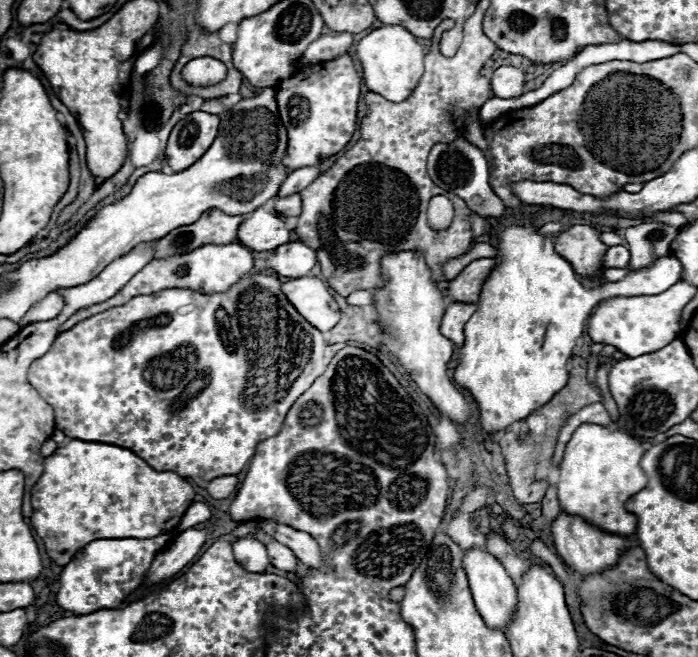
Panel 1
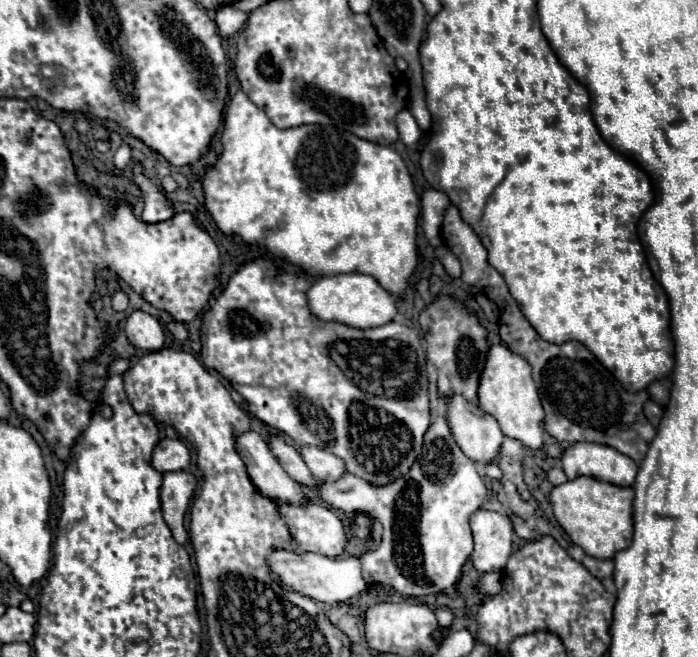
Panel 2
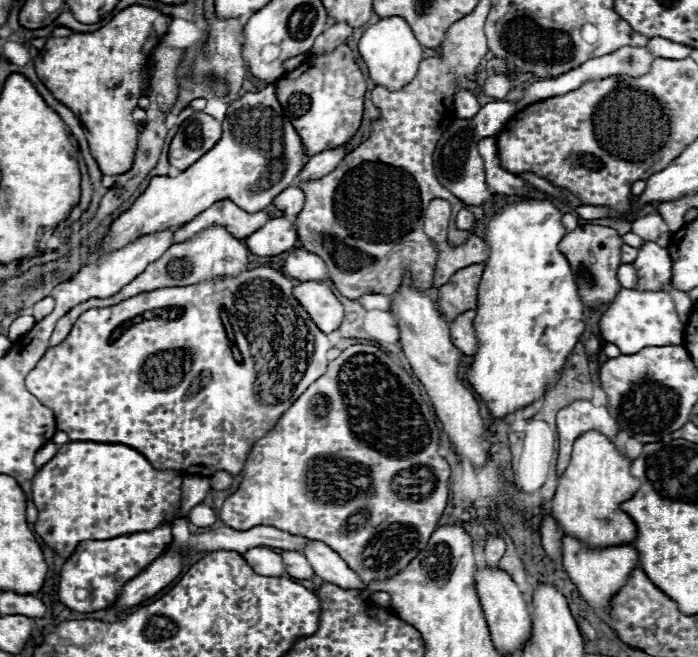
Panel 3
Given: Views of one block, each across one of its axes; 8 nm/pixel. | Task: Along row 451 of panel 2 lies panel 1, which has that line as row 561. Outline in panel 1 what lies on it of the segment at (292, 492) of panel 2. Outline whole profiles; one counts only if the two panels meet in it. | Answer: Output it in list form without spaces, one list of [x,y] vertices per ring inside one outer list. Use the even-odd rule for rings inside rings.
[[[240,538],[234,544],[234,558],[248,570],[248,572],[264,572],[270,564],[266,554],[266,546],[256,538]]]

